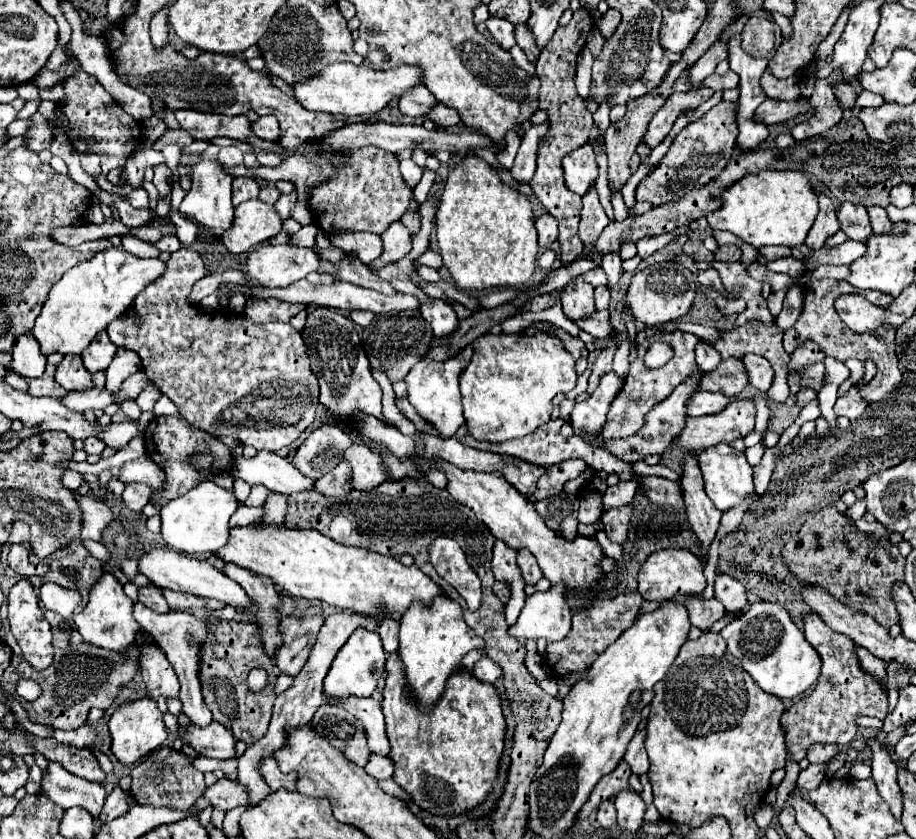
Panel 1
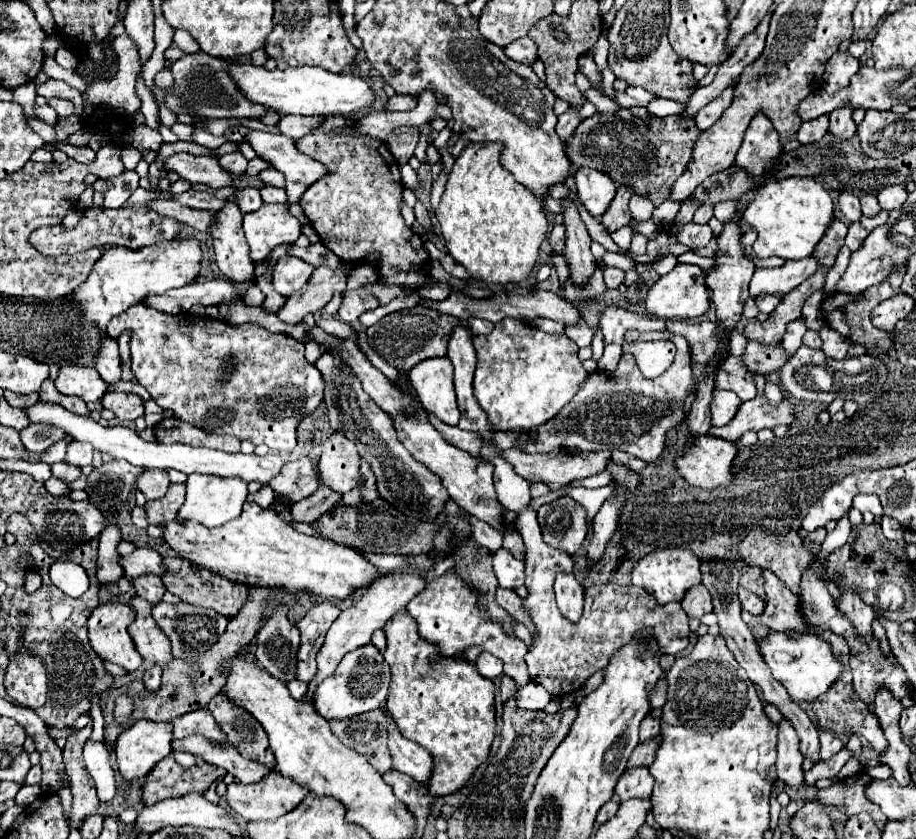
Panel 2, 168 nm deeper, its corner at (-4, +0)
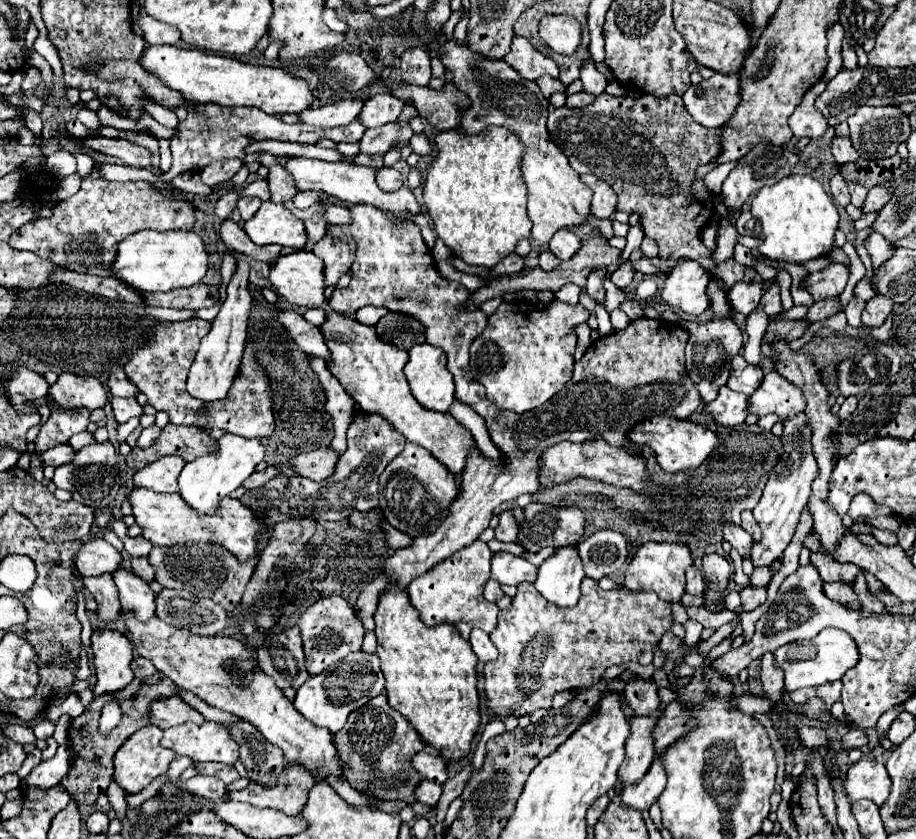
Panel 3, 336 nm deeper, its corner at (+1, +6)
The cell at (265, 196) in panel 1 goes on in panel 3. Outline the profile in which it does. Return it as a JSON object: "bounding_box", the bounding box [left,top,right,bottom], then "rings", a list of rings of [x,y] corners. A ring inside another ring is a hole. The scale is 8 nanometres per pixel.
{"bounding_box":[240,179,270,201],"rings":[[[258,179],[258,181],[250,183],[248,187],[244,187],[240,191],[240,197],[258,197],[260,201],[268,201],[270,199],[270,191],[268,191],[266,179]]]}

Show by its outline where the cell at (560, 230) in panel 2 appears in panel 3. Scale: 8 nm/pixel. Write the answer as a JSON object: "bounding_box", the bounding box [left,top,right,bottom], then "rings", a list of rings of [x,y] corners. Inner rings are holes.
{"bounding_box":[550,229,582,261],"rings":[[[560,229],[552,239],[550,239],[550,251],[560,259],[568,261],[572,259],[578,249],[582,247],[582,241],[578,235],[574,235],[570,229]]]}

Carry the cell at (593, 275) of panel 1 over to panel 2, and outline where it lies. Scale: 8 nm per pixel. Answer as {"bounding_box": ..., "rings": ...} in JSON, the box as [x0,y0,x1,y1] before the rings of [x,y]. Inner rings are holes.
{"bounding_box":[603,269,625,289],"rings":[[[605,269],[603,271],[603,277],[605,277],[605,283],[607,283],[609,289],[617,289],[623,283],[625,273],[619,271],[619,269]]]}

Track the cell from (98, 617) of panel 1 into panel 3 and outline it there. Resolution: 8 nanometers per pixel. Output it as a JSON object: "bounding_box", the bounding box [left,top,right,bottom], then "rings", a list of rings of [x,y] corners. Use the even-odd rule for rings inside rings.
{"bounding_box":[92,631,134,695],"rings":[[[94,631],[92,633],[92,655],[94,655],[94,671],[96,685],[94,695],[116,693],[130,685],[134,673],[130,669],[132,661],[132,643],[124,633],[118,631]]]}

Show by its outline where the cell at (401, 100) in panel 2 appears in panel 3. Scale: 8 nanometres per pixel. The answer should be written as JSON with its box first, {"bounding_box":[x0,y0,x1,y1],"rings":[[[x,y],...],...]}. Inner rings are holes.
{"bounding_box":[358,93,402,129],"rings":[[[378,93],[364,103],[358,119],[366,129],[374,129],[386,123],[394,123],[400,113],[402,103],[396,97],[390,97],[390,93]]]}

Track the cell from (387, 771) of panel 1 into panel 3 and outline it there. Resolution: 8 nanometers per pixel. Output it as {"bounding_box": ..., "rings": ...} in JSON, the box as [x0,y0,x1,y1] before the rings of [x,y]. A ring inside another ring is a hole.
{"bounding_box":[416,781,442,805],"rings":[[[422,781],[416,789],[416,797],[420,803],[426,803],[426,805],[436,805],[438,799],[442,795],[442,785],[434,783],[434,781]]]}

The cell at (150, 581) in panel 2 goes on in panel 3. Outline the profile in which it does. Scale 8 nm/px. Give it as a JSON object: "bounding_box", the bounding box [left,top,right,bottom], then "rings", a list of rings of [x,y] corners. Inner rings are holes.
{"bounding_box":[132,557,154,583],"rings":[[[132,557],[132,571],[142,577],[146,583],[154,579],[154,569],[148,563],[148,557]]]}

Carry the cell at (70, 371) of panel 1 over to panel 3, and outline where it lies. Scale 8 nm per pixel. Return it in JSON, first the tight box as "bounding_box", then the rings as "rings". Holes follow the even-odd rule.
{"bounding_box":[50,373,108,411],"rings":[[[62,373],[50,387],[50,397],[66,409],[86,407],[90,411],[104,407],[108,401],[106,391],[96,377],[80,377],[74,373]]]}

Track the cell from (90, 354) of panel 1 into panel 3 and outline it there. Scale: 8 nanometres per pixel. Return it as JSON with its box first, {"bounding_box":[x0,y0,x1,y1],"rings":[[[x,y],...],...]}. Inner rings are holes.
{"bounding_box":[108,369,140,397],"rings":[[[122,369],[112,371],[112,375],[108,379],[108,387],[110,387],[112,395],[116,395],[116,397],[136,397],[140,393],[138,387],[132,381],[128,381],[128,377]]]}

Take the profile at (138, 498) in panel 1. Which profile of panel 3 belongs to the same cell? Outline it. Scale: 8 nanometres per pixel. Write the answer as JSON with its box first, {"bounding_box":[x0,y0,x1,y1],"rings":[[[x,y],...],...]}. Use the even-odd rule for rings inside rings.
{"bounding_box":[134,455,186,493],"rings":[[[174,455],[162,457],[154,461],[152,465],[146,465],[144,469],[136,471],[134,483],[136,487],[146,487],[156,493],[176,493],[178,491],[178,475],[180,469],[184,469],[186,461]]]}

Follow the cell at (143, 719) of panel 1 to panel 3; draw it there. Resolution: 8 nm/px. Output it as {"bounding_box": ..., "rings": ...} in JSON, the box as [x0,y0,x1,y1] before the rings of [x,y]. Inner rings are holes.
{"bounding_box":[114,725,176,793],"rings":[[[146,725],[142,729],[138,729],[114,755],[114,781],[126,791],[126,793],[138,793],[142,791],[154,777],[164,775],[170,767],[170,763],[174,761],[176,753],[170,749],[160,747],[160,739],[162,739],[162,731],[154,725]]]}

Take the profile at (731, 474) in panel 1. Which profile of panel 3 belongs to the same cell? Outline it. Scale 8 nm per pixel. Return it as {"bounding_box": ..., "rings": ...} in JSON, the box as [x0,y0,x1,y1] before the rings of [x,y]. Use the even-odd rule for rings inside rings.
{"bounding_box":[628,417,718,473],"rings":[[[648,417],[648,421],[640,421],[640,425],[636,425],[632,433],[628,433],[628,439],[638,447],[648,445],[656,453],[658,465],[670,473],[696,469],[710,455],[710,451],[718,445],[718,437],[710,429],[702,425],[694,425],[688,419],[682,421],[674,417]]]}

